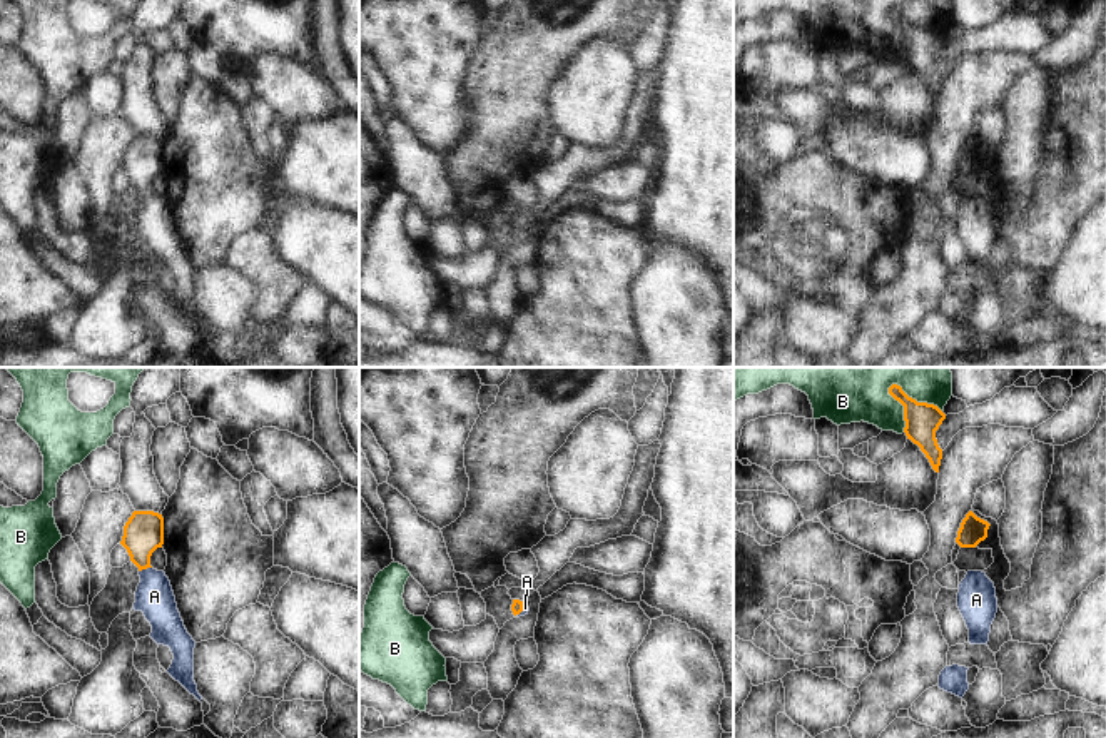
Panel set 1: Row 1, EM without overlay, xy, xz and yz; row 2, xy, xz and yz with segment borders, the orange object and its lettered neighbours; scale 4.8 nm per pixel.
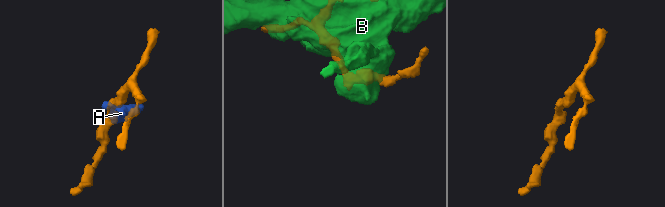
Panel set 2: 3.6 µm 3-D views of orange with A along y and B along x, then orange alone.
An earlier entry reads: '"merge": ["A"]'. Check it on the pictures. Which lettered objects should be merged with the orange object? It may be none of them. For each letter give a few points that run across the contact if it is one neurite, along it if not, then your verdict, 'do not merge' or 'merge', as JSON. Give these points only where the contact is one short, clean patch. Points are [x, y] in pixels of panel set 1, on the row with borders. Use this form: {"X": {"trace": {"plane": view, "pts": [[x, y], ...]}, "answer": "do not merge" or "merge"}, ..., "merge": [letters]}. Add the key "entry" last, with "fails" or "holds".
{"A": {"trace": {"plane": "xy", "pts": [[144, 531], [144, 568], [154, 585], [154, 596]]}, "answer": "merge"}, "B": {"answer": "do not merge"}, "merge": ["A"], "entry": "holds"}

